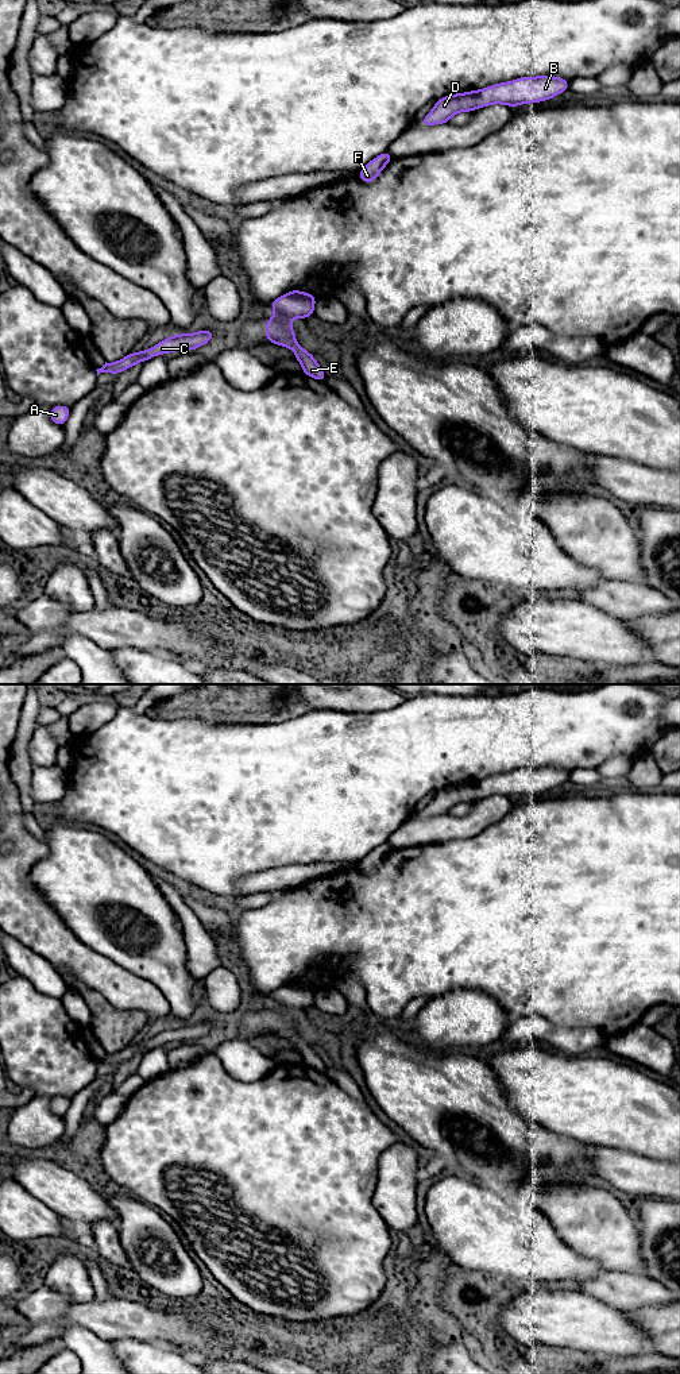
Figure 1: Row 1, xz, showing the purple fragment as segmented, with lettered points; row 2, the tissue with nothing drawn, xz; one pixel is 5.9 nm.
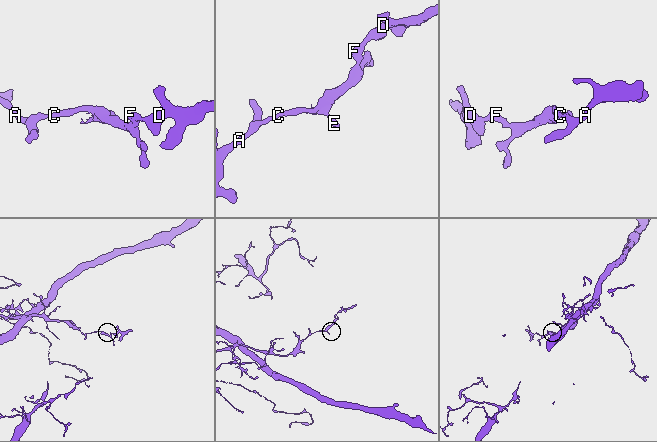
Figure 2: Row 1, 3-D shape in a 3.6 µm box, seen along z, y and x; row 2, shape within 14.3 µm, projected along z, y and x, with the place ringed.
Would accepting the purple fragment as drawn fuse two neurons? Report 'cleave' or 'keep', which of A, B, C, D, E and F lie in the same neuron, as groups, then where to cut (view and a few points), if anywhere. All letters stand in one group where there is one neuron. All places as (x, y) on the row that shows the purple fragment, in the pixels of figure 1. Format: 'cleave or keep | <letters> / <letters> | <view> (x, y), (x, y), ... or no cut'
cleave | A C / B D E F | xz (286, 294), (313, 303)

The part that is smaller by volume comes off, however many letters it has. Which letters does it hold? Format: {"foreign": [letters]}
{"foreign": ["B", "D", "E", "F"]}

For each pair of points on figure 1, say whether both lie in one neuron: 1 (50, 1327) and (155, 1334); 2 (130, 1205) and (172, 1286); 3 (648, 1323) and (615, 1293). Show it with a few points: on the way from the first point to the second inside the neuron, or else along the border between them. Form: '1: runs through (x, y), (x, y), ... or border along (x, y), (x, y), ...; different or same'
1: runs through (76, 1317), (130, 1320); same
2: runs through (132, 1228), (135, 1259), (149, 1273); same
3: border along (665, 1304), (624, 1312); different

